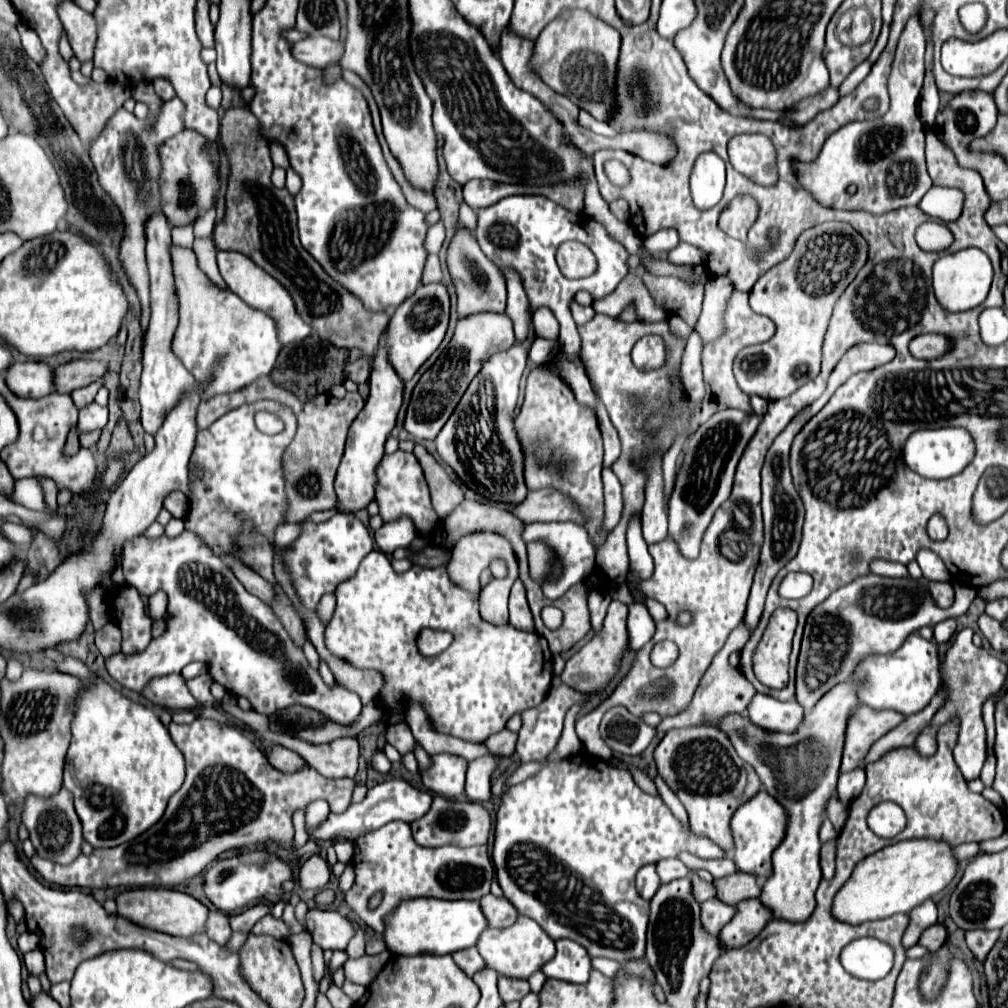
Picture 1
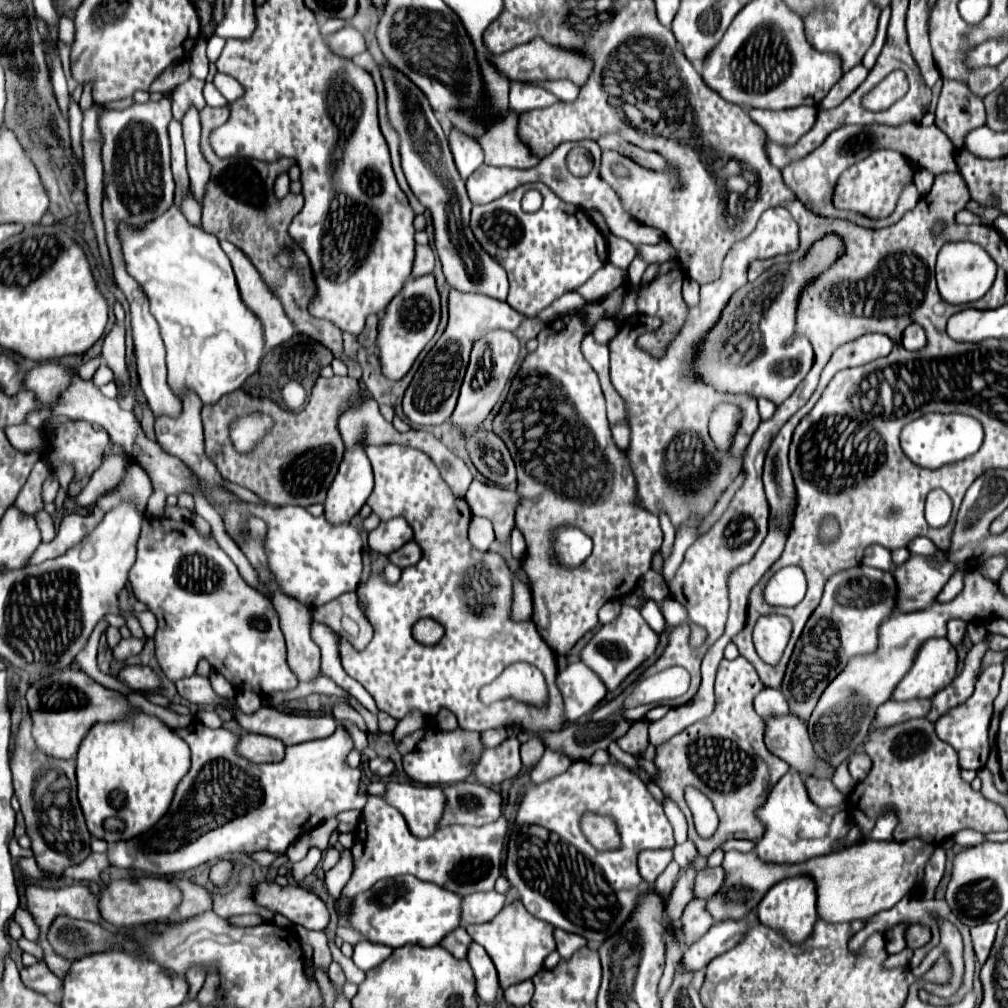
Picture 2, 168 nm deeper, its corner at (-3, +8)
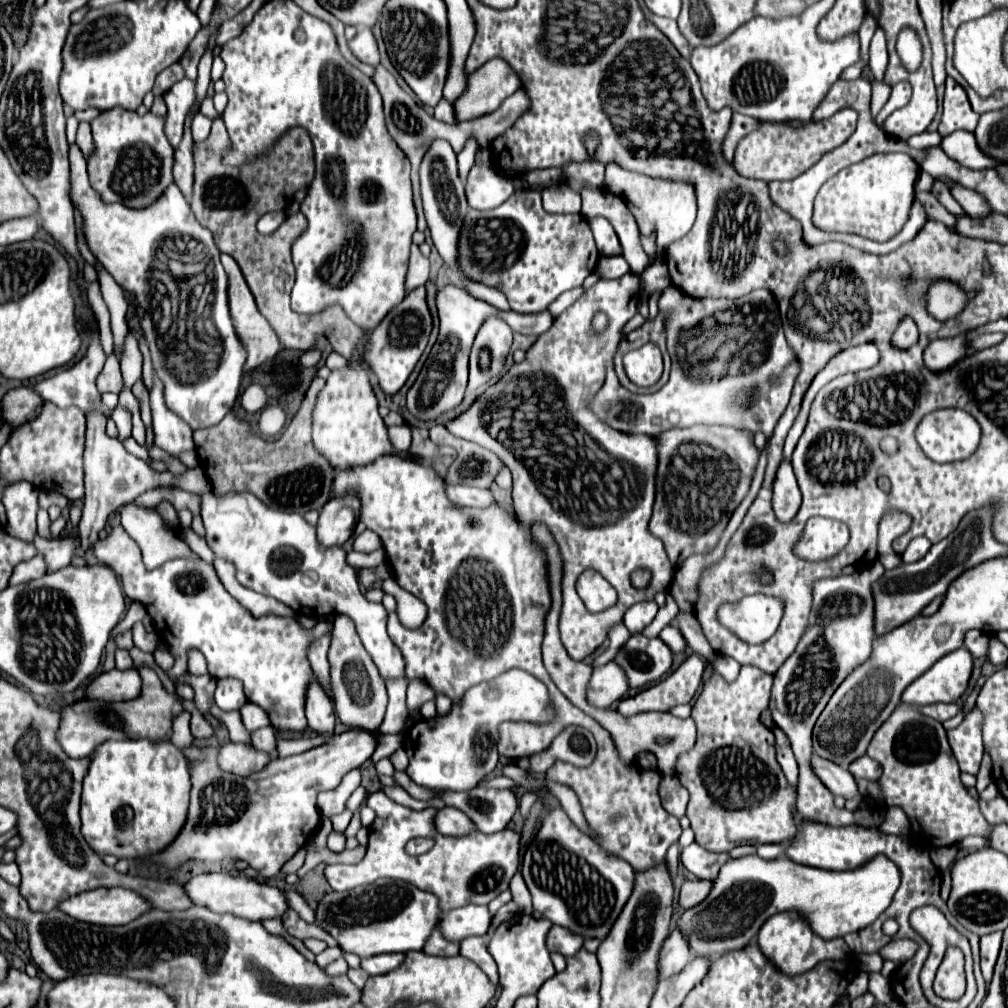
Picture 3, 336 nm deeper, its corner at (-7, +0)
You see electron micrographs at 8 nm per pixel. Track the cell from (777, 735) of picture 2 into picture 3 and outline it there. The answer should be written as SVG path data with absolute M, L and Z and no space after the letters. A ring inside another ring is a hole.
M812 754L810 758L810 766L816 772L816 776L822 780L822 784L834 794L834 796L844 796L846 798L846 810L856 810L860 804L860 794L856 788L856 780L854 776L844 770L842 766L824 760L816 754Z

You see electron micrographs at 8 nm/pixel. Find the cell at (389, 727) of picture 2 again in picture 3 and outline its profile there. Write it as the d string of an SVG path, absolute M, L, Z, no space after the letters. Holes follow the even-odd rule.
M338 614L334 620L328 660L330 660L330 676L332 676L332 684L334 684L334 708L336 708L338 718L352 728L378 730L384 720L386 702L388 702L384 680L382 680L376 664L368 656L366 648L362 646L352 620L344 614Z

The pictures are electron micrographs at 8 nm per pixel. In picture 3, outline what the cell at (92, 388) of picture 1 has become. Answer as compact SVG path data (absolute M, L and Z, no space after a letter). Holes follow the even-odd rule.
M110 356L106 360L106 366L104 370L100 372L98 380L96 380L100 392L120 392L122 388L122 376L120 376L120 364L116 360L116 356Z

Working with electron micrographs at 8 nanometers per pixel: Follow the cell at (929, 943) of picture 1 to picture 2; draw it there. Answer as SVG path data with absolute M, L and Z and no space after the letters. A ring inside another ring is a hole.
M914 924L914 926L906 928L906 946L908 948L912 948L912 950L922 948L928 940L930 940L930 930L926 926Z

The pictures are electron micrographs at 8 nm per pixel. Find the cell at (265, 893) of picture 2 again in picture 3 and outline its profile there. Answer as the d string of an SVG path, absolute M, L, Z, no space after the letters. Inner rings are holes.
M200 874L194 876L188 884L188 896L196 900L196 906L208 906L212 912L224 914L230 912L234 916L246 918L246 920L268 920L268 918L282 918L288 910L286 894L274 886L266 886L256 882L248 876L230 876L230 874Z

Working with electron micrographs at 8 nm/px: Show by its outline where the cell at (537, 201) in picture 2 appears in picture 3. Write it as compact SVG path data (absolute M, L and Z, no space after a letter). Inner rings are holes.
M550 186L542 192L542 204L546 212L560 212L560 214L580 214L582 198L576 192L568 192L564 186Z

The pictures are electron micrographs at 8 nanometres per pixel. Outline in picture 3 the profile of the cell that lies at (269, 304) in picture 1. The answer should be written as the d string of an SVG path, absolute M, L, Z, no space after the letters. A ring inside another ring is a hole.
M222 254L222 266L224 270L228 272L228 282L230 282L230 292L228 292L228 298L230 298L230 308L232 308L232 320L236 320L236 328L240 332L240 338L244 338L244 342L248 344L248 360L246 360L246 370L252 370L256 366L260 366L262 362L274 358L282 346L280 346L280 338L278 334L272 330L272 326L268 324L268 320L260 314L258 306L256 306L256 300L240 272L240 266L236 264L236 260L230 256L230 254Z

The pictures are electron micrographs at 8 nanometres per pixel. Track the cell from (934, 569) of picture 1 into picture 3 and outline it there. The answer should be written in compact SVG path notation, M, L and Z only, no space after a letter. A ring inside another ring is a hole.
M916 538L916 540L912 540L910 544L908 544L908 548L904 550L904 554L902 554L902 560L908 564L908 562L916 562L916 560L920 560L928 550L930 550L930 540L928 538Z

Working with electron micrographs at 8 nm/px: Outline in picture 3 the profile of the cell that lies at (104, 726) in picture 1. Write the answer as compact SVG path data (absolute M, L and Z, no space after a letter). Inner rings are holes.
M106 740L90 760L82 790L82 834L98 854L112 854L116 858L144 858L160 852L184 824L188 812L190 774L182 750L172 740Z

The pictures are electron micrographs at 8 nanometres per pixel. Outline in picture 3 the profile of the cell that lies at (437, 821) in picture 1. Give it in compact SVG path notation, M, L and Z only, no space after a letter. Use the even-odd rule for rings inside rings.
M476 786L468 792L444 792L440 798L444 804L462 810L482 834L500 832L516 812L516 796L512 790Z

